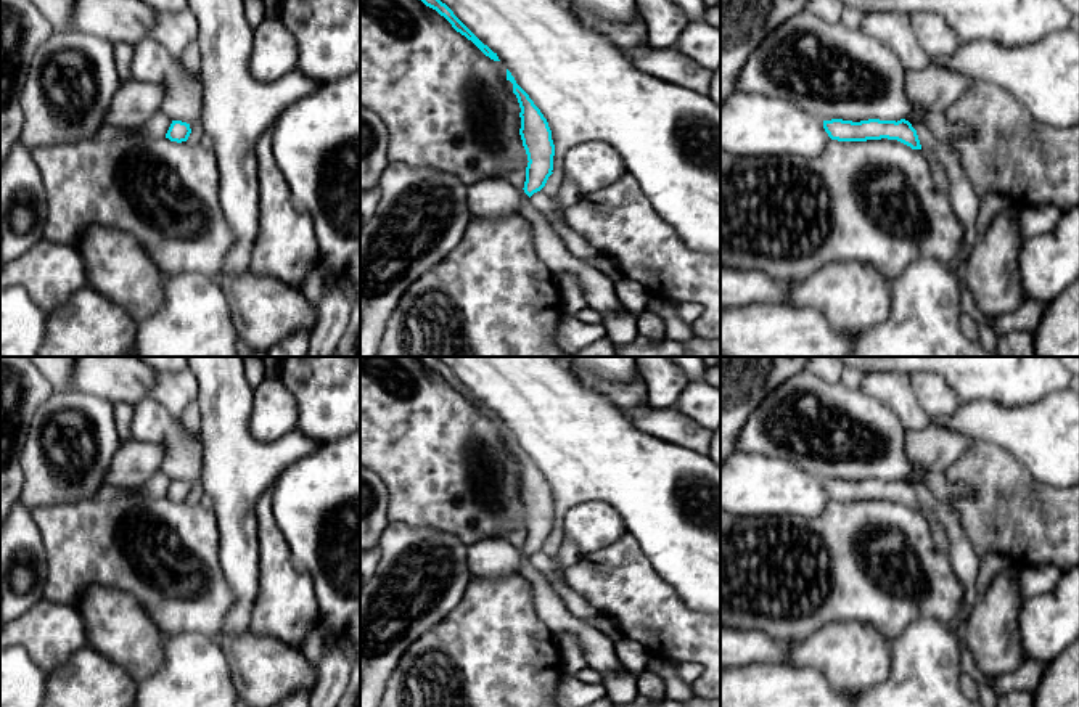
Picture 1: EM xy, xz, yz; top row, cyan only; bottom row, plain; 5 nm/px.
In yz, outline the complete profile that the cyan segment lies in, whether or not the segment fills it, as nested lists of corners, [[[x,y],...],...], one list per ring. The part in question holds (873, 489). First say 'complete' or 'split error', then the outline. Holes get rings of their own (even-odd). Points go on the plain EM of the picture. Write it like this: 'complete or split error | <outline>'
complete | [[[831,479],[823,480],[823,488],[831,500],[838,501],[867,501],[867,500],[897,500],[912,509],[921,509],[917,490],[905,479],[880,480],[868,479],[860,482]]]

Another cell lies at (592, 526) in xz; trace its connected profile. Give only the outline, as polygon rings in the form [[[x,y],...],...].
[[[585,501],[563,516],[563,533],[581,554],[595,553],[613,545],[626,533],[619,513],[605,501]]]

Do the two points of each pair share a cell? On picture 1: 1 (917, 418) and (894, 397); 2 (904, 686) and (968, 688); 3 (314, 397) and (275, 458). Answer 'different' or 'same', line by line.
1: same
2: different
3: different

